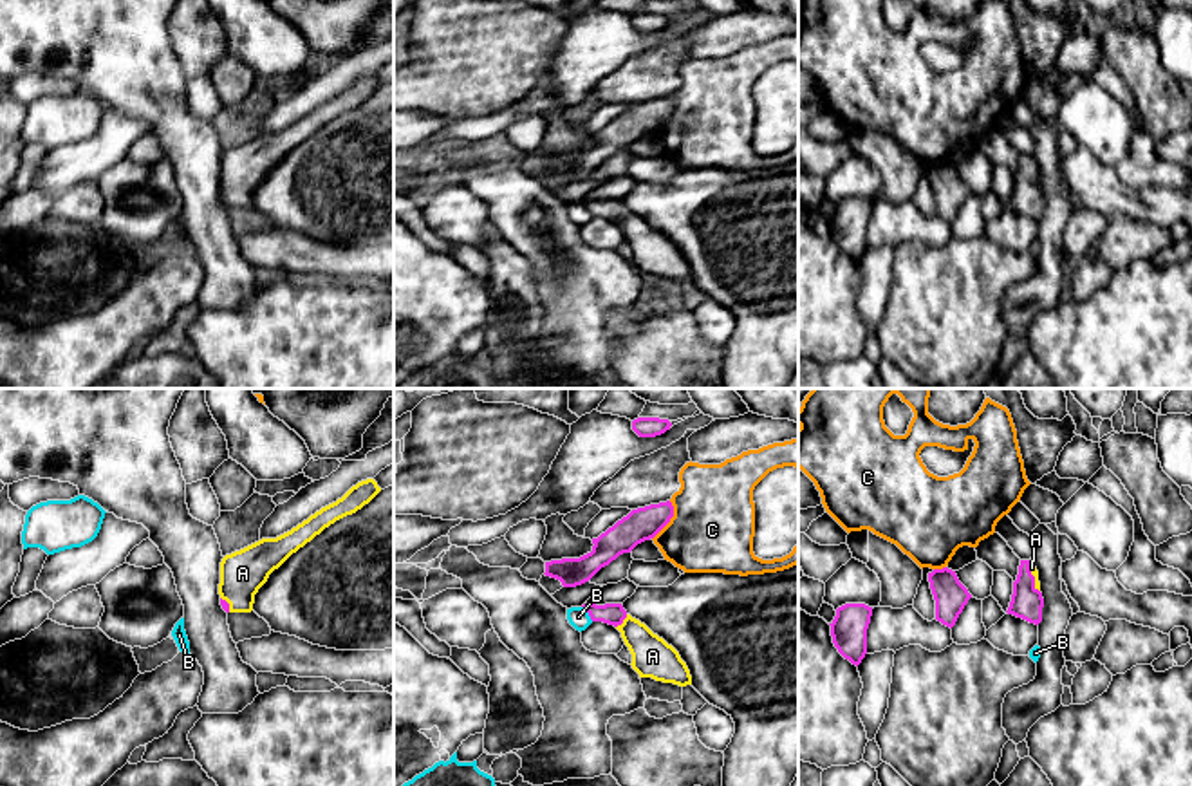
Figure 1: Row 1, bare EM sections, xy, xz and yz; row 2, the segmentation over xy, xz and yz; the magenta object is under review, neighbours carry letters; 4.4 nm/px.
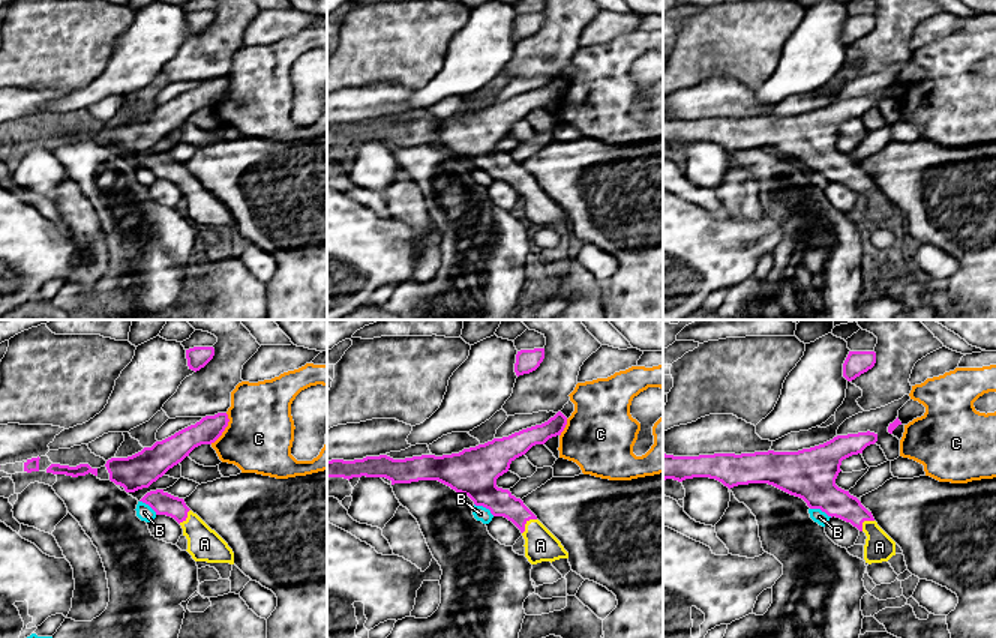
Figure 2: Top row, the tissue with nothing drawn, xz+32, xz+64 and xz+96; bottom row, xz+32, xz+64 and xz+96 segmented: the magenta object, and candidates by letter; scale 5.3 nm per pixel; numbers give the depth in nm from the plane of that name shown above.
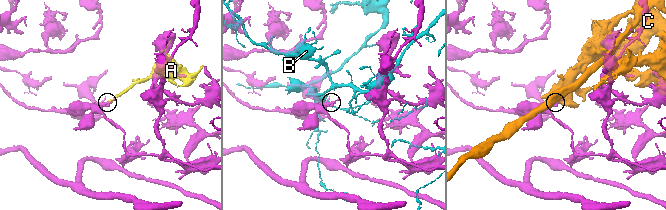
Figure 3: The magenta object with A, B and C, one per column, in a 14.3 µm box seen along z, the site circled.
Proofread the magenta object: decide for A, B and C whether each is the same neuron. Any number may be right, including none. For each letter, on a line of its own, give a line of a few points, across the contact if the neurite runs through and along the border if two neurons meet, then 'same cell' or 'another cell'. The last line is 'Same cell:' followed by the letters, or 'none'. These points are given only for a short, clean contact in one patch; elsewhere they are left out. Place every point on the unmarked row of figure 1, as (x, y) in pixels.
A: xz (611, 208), (622, 217), (652, 252) | same cell
B: another cell
C: another cell
Same cell: A

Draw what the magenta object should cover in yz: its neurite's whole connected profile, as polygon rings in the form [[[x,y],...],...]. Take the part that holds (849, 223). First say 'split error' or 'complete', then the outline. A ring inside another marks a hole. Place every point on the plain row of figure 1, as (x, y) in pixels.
complete; [[[845,199],[836,204],[831,220],[833,239],[852,260],[860,260],[867,249],[867,224],[872,202],[865,199]]]

